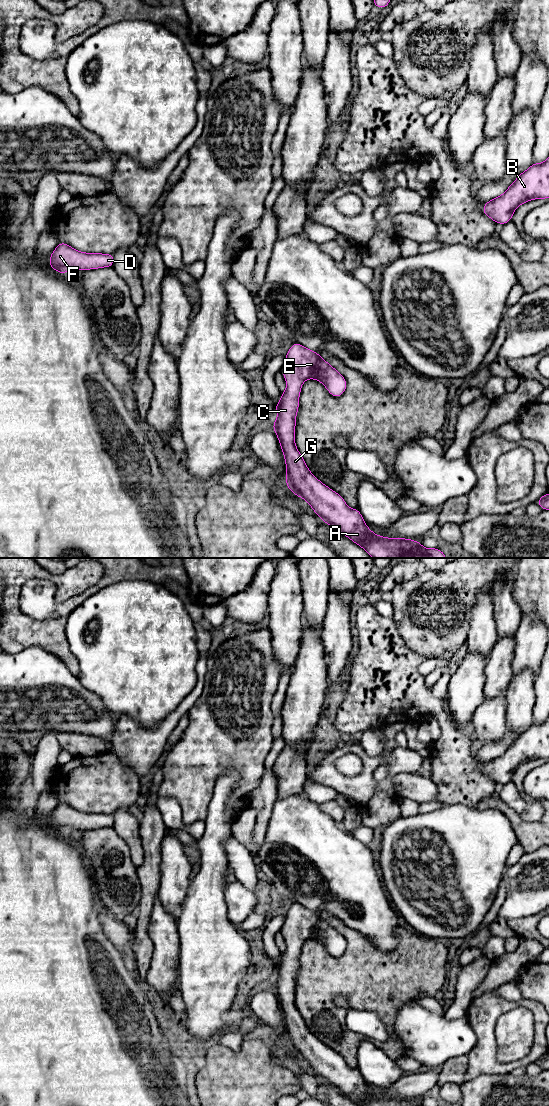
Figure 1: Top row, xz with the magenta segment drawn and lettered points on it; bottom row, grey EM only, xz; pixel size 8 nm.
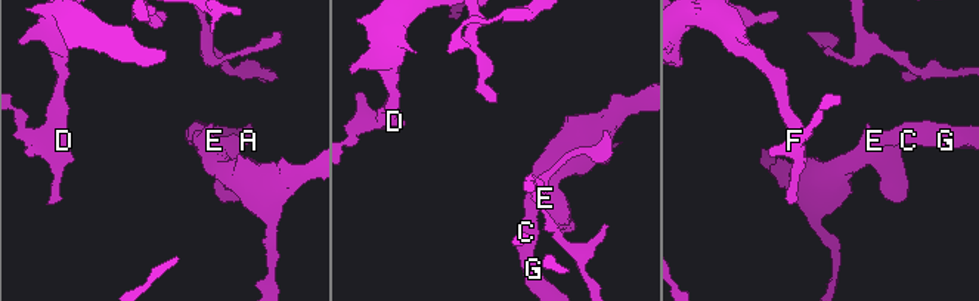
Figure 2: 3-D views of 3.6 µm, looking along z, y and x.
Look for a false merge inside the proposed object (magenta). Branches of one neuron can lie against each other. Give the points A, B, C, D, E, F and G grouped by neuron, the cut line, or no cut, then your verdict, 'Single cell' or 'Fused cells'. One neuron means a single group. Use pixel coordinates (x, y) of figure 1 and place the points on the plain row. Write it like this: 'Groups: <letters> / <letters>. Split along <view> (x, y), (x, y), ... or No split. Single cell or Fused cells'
Groups: A B C D E F G. No split. Single cell

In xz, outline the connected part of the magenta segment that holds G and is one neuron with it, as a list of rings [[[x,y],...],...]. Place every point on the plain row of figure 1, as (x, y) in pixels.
[[[293,903],[285,916],[282,927],[282,935],[285,937],[287,947],[280,957],[278,964],[273,967],[277,972],[277,979],[272,984],[286,1024],[286,1046],[298,1057],[306,1060],[324,1083],[335,1087],[347,1098],[359,1106],[422,1106],[419,1101],[407,1098],[388,1098],[376,1095],[370,1090],[364,1081],[360,1071],[347,1066],[345,1060],[337,1052],[318,1040],[307,1027],[304,1018],[295,1005],[296,975],[299,969],[299,957],[301,946],[307,939],[315,939],[321,942],[333,957],[340,957],[347,948],[347,941],[343,935],[333,928],[326,920],[320,917],[320,913],[309,910],[299,903]]]

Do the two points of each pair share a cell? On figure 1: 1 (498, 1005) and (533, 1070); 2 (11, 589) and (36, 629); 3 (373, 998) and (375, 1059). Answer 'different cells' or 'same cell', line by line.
1: different cells
2: same cell
3: different cells

